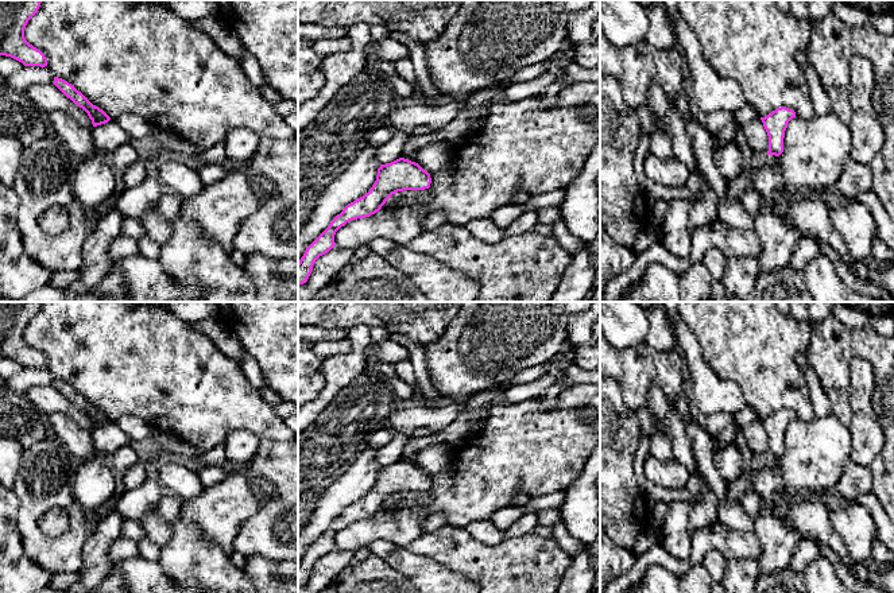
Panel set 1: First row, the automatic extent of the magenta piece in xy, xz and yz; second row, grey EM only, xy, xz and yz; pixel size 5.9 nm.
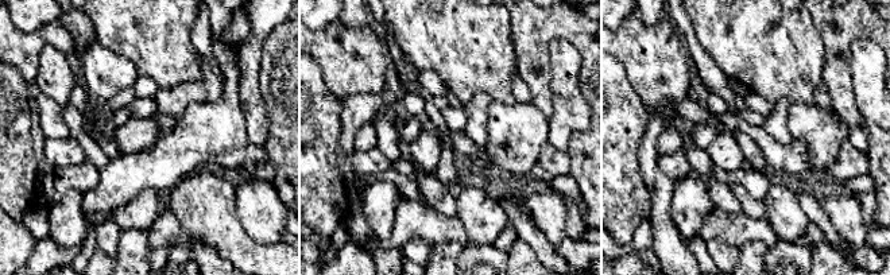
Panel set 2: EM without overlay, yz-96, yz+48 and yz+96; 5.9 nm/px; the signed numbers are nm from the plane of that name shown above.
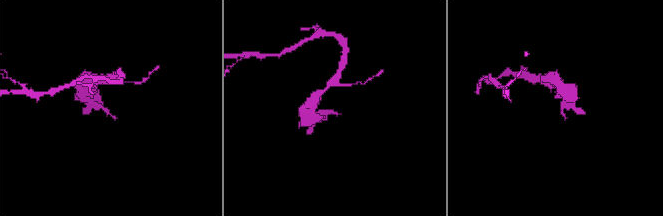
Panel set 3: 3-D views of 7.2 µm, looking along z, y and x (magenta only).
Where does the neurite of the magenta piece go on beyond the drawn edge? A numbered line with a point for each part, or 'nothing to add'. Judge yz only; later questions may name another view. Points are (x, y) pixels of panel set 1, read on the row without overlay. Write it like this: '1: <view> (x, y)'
nothing to add

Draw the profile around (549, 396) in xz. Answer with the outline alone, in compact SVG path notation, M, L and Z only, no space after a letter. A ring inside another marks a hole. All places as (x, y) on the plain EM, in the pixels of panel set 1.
M558 380L557 383L554 383L553 385L547 387L541 395L538 395L537 399L542 407L545 408L550 408L553 407L560 395L568 389L570 385L562 380Z

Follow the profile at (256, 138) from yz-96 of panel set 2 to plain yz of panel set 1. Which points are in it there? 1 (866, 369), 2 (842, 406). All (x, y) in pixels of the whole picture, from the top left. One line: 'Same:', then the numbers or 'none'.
Same: 1

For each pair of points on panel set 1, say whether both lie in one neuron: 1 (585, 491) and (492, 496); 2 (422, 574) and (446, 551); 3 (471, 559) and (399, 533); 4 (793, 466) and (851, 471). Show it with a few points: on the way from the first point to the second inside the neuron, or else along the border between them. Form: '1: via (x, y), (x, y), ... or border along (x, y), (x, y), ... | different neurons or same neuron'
1: border along (585, 464), (581, 473), (565, 489) | different neurons
2: border along (407, 549), (430, 557), (464, 577) | different neurons
3: border along (425, 533), (406, 547) | different neurons
4: border along (848, 458), (840, 479), (833, 487) | different neurons

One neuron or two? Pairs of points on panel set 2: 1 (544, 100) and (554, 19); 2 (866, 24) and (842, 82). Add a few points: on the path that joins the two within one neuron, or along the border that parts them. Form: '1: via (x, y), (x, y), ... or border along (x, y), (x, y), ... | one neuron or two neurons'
1: via (544, 80), (545, 66), (541, 62), (541, 39) | one neuron
2: via (851, 35), (844, 42), (842, 68) | one neuron

